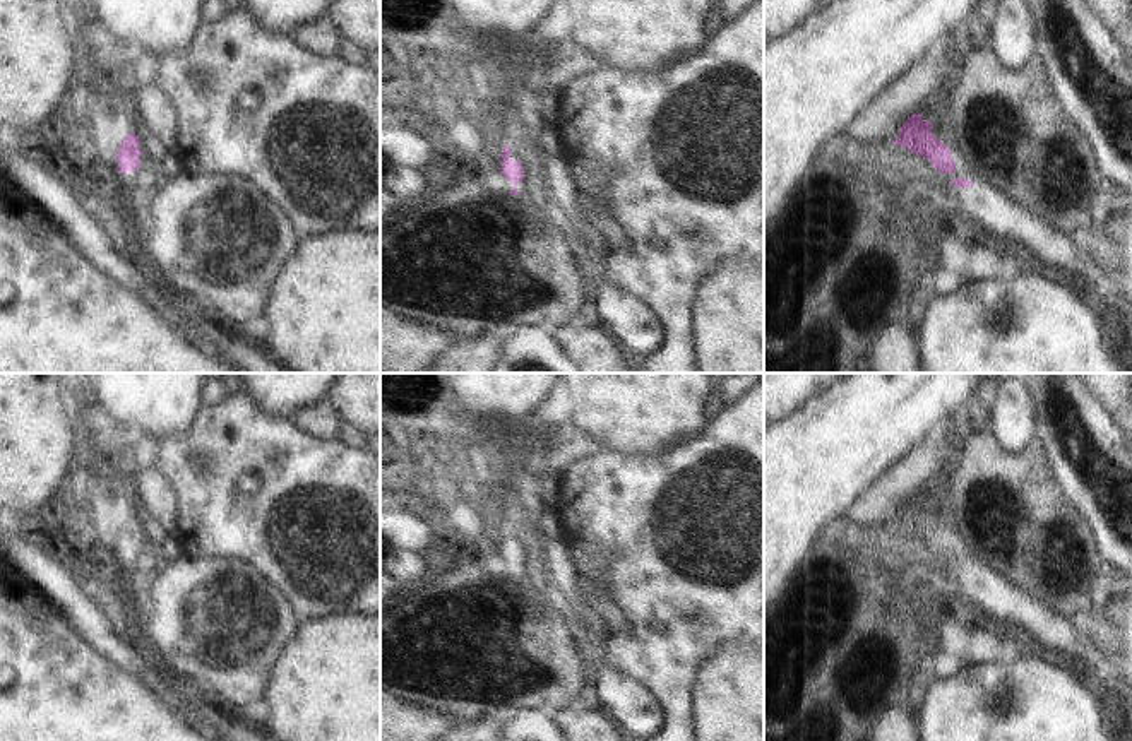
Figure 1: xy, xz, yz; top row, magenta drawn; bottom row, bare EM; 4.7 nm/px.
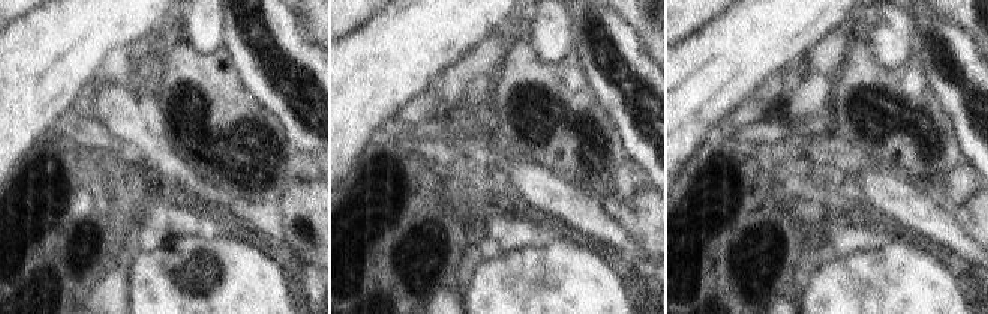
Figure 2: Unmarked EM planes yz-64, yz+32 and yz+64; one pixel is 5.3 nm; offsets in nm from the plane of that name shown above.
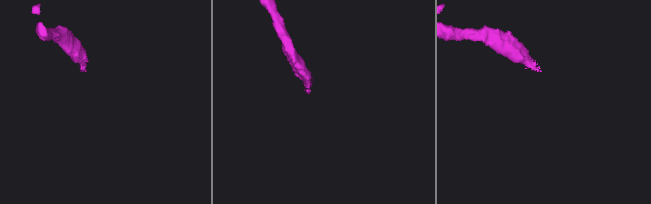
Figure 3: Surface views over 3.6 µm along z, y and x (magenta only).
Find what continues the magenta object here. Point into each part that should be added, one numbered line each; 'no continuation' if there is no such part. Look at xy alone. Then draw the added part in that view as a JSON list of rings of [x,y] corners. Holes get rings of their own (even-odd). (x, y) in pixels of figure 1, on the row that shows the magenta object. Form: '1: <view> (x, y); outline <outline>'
1: xy (122, 182); outline [[[115,161],[115,166],[106,180],[118,188],[118,193],[127,193],[127,190],[135,183],[135,173],[127,171],[125,175],[120,175],[118,161]]]

